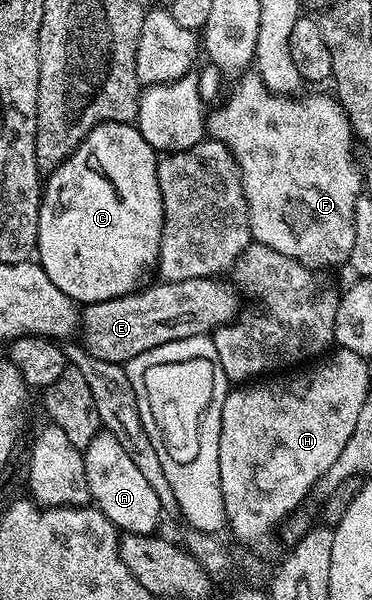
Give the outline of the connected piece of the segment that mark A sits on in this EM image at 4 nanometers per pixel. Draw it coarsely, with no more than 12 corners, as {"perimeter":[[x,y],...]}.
{"perimeter":[[118,438],[83,451],[91,501],[123,533],[153,534],[163,510]]}

